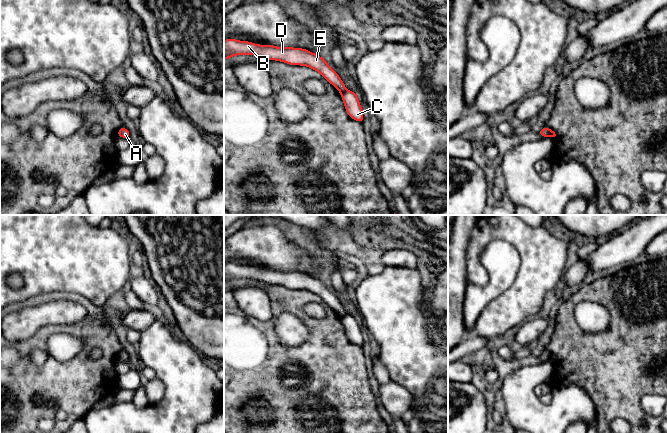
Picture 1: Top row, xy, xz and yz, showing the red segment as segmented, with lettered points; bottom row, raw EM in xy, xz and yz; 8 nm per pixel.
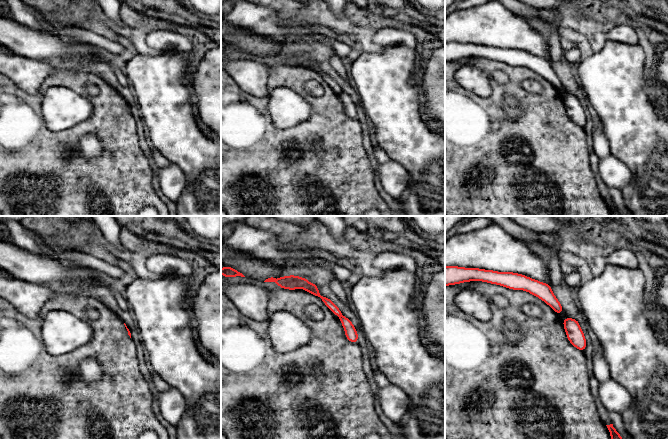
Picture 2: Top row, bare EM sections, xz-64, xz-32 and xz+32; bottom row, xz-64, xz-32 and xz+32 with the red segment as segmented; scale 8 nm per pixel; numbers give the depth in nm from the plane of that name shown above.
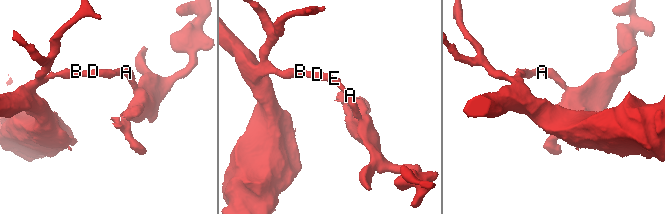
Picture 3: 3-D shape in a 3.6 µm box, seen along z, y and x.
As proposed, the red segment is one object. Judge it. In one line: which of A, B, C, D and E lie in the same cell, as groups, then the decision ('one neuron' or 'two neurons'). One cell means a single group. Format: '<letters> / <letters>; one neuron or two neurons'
A C / B D E; two neurons

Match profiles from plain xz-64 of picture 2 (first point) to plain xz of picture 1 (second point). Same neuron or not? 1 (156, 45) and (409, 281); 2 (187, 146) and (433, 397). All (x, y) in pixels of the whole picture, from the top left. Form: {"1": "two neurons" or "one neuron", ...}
{"1": "two neurons", "2": "one neuron"}

